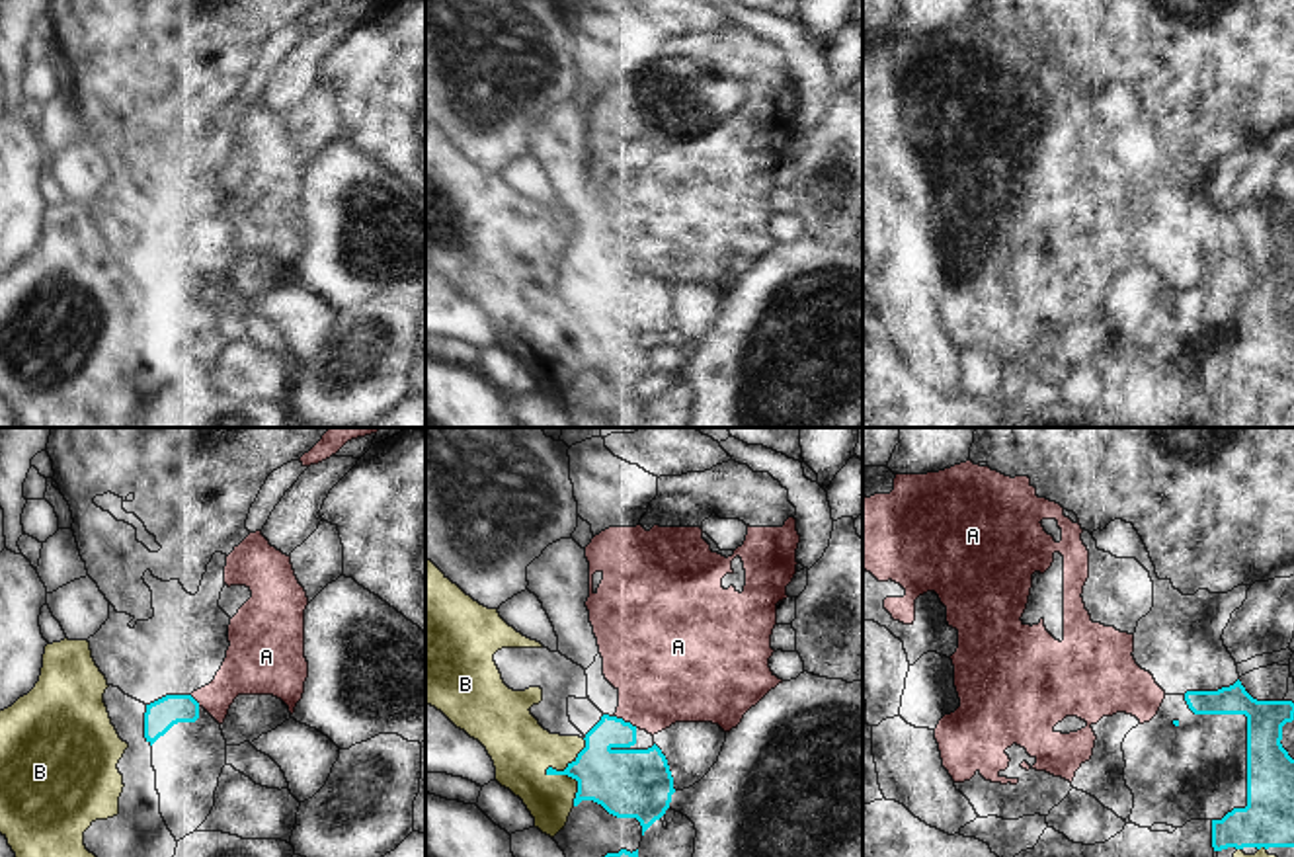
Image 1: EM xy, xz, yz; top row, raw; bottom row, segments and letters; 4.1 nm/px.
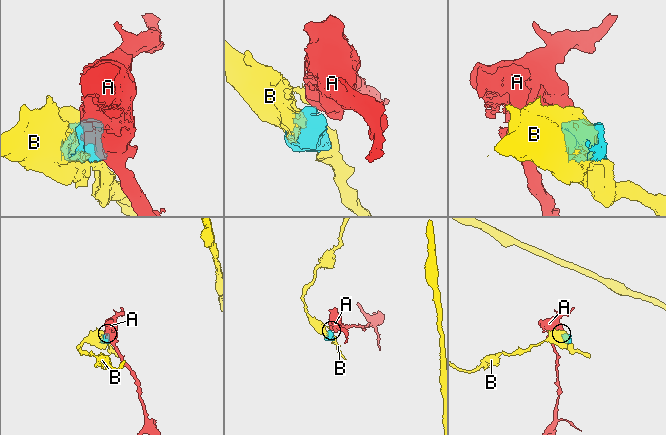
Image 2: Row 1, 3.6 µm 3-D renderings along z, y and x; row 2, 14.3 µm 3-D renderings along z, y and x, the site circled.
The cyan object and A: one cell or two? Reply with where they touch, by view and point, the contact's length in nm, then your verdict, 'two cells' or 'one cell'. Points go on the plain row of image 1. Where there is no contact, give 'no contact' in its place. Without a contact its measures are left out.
contact xz (627, 285); length 110 nm; two cells

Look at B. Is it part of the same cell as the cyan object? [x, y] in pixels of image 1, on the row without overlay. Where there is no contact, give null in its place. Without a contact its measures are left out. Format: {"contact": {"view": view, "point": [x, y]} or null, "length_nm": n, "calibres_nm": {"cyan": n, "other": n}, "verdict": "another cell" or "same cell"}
{"contact": {"view": "xz", "point": [565, 336]}, "length_nm": 280, "calibres_nm": {"cyan": 280, "other": 260}, "verdict": "same cell"}

